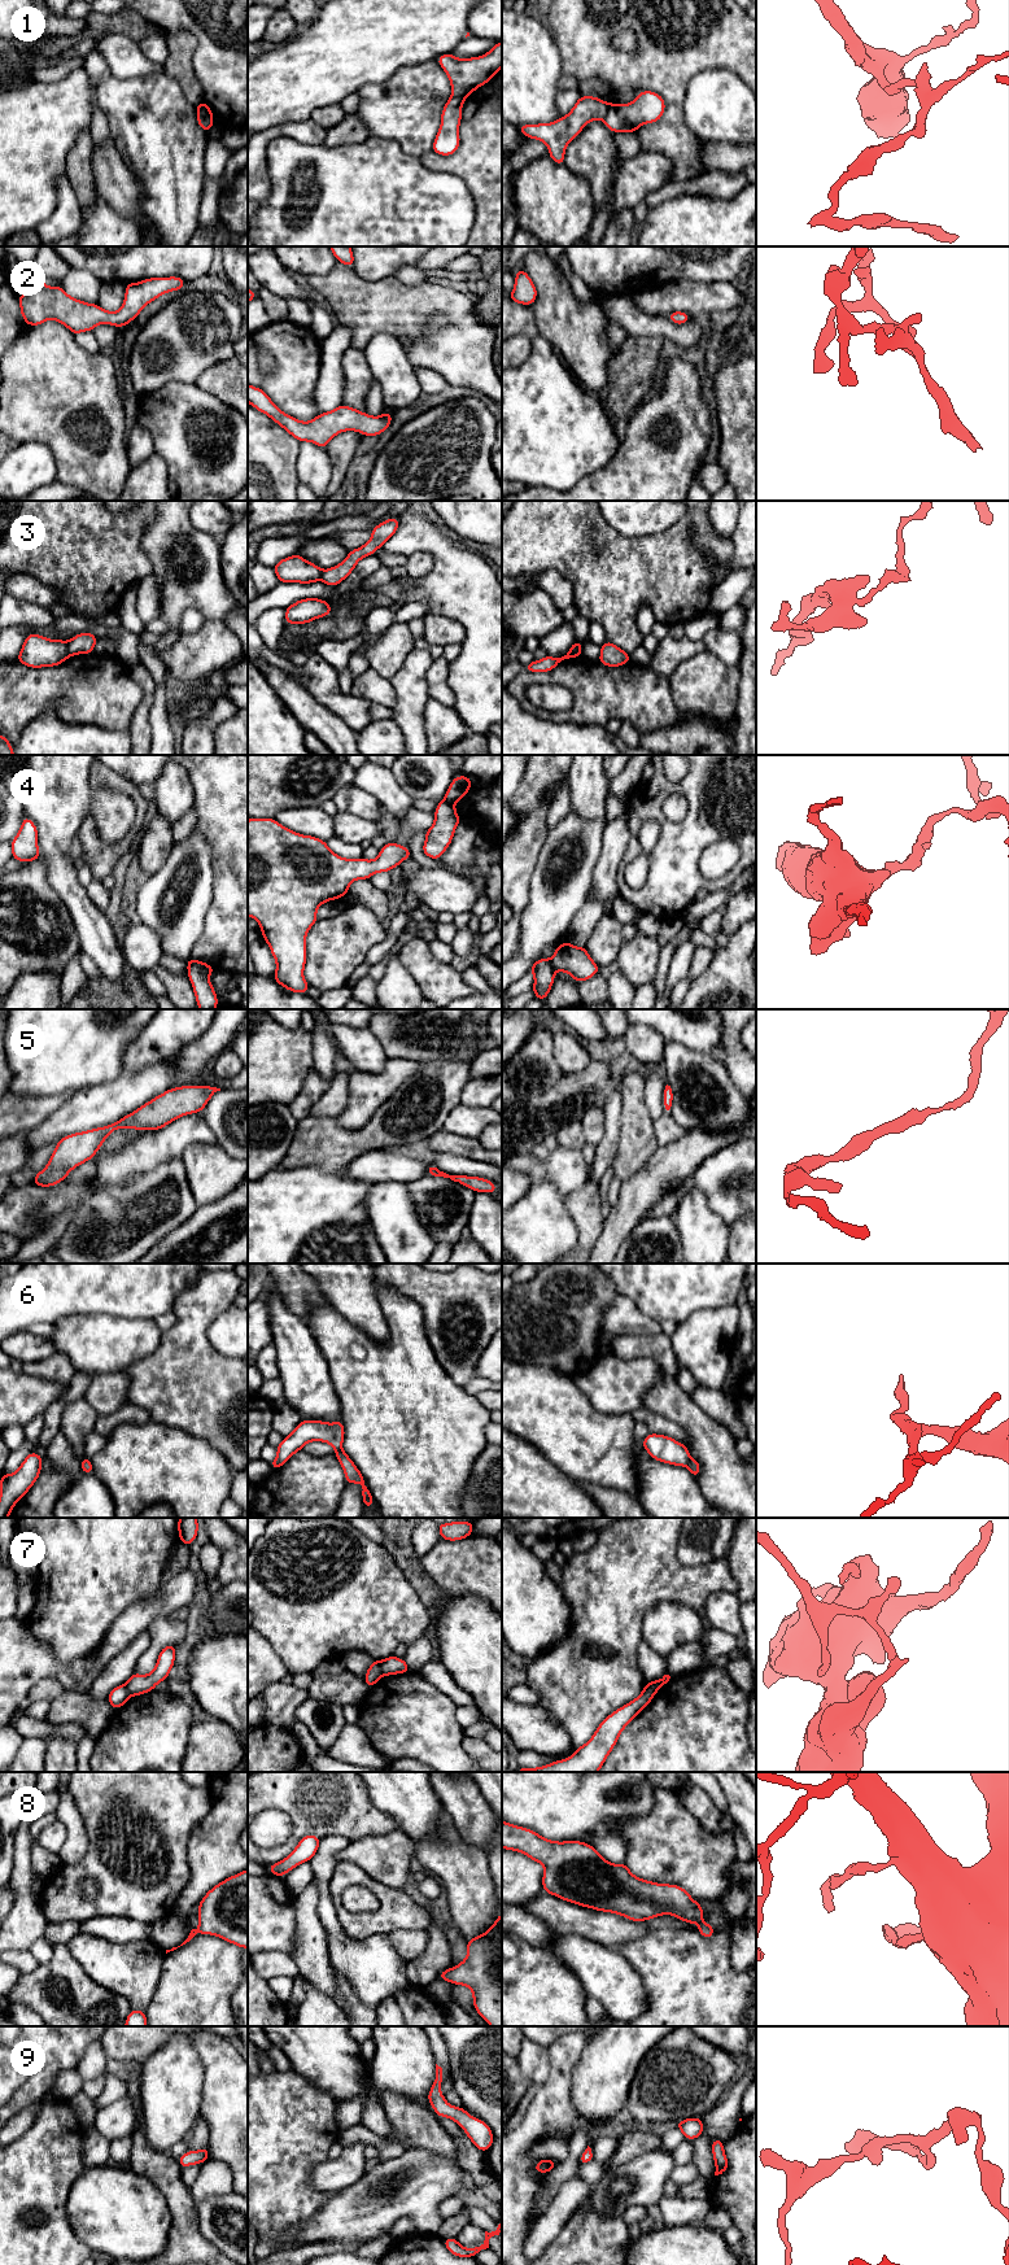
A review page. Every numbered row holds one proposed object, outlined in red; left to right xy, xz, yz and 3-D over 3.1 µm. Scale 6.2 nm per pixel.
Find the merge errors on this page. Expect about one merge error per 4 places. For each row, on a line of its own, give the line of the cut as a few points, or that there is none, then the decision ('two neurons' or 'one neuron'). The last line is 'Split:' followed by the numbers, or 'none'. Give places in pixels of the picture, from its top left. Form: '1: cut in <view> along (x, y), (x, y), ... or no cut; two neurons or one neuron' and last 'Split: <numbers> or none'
1: cut in yz along (608, 104), (608, 110), (603, 119); two neurons
2: no cut; one neuron
3: cut in xy along (66, 642), (70, 655); two neurons
4: cut in yz along (549, 960), (554, 970); two neurons
5: no cut; one neuron
6: cut in xz along (341, 1448), (335, 1452); two neurons
7: cut in xz along (380, 1661), (380, 1671), (383, 1674); two neurons
8: no cut; one neuron
9: no cut; one neuron
Split: 1, 3, 4, 6, 7

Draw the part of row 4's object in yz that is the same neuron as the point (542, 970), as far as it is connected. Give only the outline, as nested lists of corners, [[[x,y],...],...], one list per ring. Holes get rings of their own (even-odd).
[[[542,957],[530,966],[529,973],[534,976],[534,985],[530,991],[533,991],[537,999],[543,1003],[552,987],[555,970],[552,969],[550,960]]]

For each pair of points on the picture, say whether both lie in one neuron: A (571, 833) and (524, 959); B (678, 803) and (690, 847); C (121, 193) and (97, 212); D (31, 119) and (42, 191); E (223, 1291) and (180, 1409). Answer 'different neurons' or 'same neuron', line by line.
A: same neuron
B: different neurons
C: different neurons
D: same neuron
E: same neuron

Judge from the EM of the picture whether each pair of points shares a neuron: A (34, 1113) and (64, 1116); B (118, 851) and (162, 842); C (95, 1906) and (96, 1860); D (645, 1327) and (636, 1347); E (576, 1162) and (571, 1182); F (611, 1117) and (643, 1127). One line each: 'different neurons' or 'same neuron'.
A: different neurons
B: different neurons
C: same neuron
D: different neurons
E: same neuron
F: different neurons

